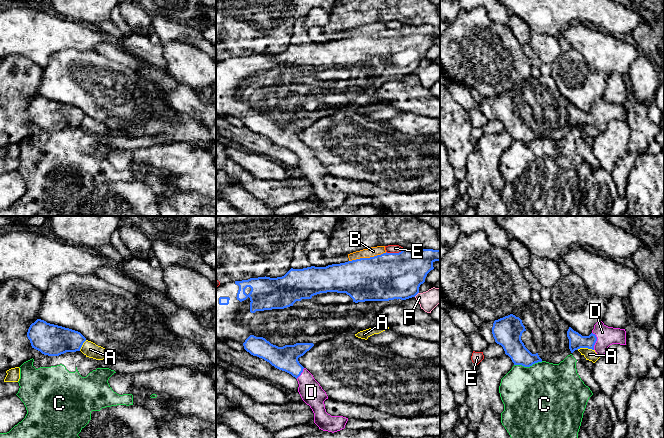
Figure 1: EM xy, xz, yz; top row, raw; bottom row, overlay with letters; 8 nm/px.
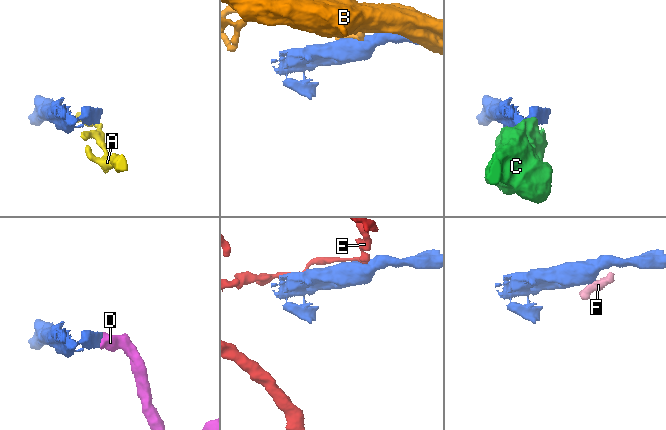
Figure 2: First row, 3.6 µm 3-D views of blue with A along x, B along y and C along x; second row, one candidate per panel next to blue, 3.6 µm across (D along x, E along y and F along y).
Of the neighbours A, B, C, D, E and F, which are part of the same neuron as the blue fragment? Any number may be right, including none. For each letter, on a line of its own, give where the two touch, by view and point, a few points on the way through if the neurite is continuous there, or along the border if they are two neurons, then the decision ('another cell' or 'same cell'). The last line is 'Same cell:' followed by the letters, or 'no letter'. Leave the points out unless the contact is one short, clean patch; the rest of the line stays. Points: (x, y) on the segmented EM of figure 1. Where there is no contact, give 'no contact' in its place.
A: yz (585, 347) | along yz (577, 349), (591, 348), (593, 350) | another cell
B: xz (367, 258) | along xz (386, 252), (349, 261) | another cell
C: yz (528, 366) | another cell
D: yz (596, 340) | across yz (576, 341), (596, 340), (606, 336) | same cell
E: xz (394, 253) | another cell
F: xz (416, 294) | along xz (418, 292), (414, 296) | another cell
Same cell: D

